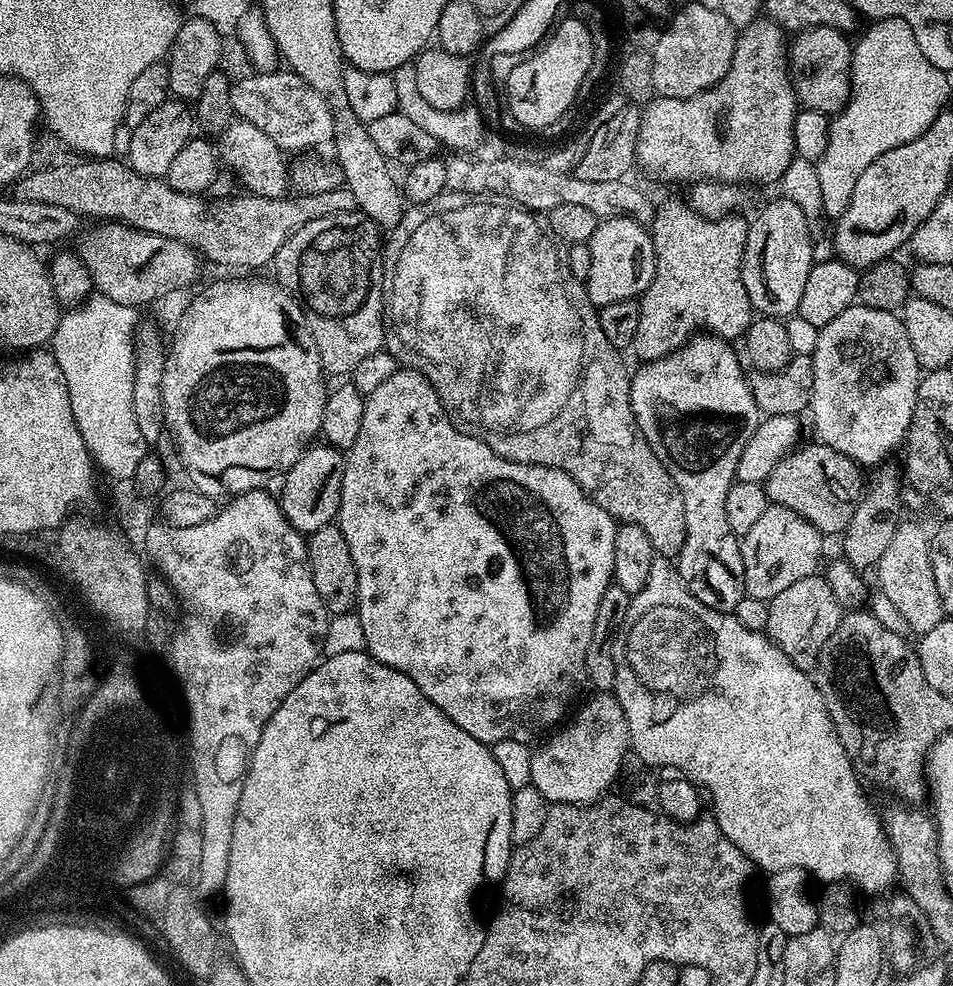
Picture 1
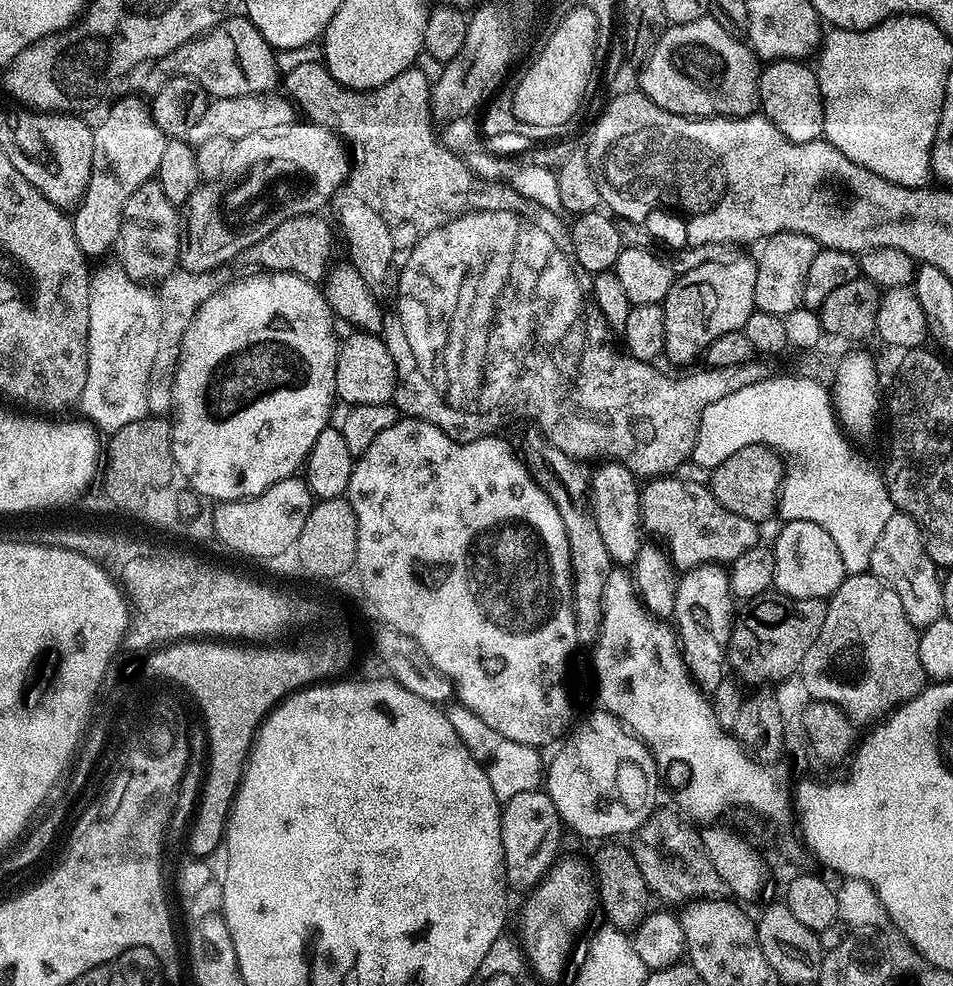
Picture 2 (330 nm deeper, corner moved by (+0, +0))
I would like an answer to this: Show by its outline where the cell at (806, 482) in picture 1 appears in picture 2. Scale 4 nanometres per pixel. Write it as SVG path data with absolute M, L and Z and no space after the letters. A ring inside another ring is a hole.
M745 444L742 450L730 454L726 462L711 469L710 476L714 498L718 498L718 502L722 502L726 510L734 510L734 514L750 518L757 526L763 525L763 520L770 519L777 511L782 479L782 457L765 444Z

